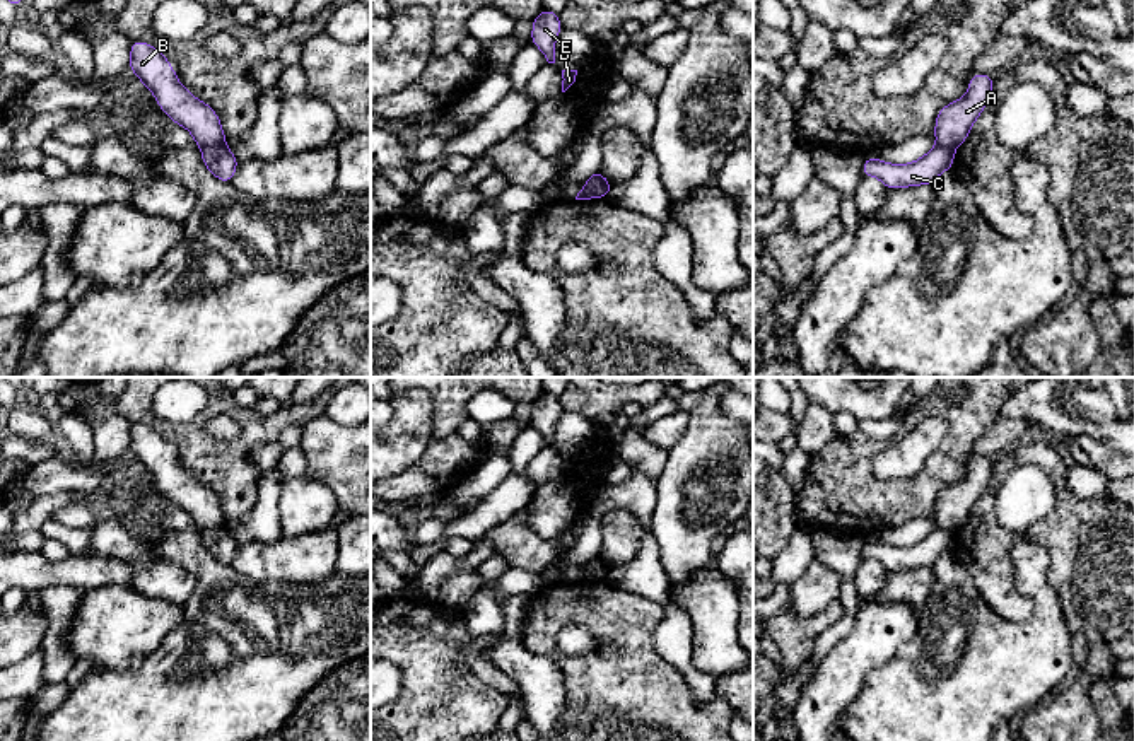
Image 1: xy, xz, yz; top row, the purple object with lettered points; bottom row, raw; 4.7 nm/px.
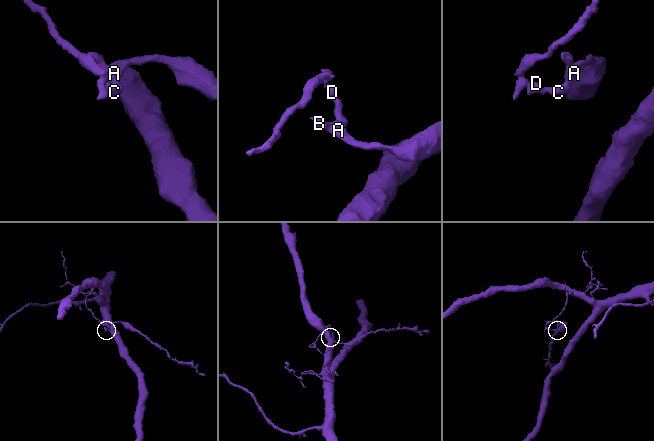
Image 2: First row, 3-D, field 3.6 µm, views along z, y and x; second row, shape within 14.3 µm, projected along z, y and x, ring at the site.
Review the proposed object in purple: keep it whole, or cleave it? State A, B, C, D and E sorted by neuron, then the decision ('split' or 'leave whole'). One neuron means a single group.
A B / C D E; split

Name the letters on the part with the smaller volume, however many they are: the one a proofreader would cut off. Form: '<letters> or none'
A, B

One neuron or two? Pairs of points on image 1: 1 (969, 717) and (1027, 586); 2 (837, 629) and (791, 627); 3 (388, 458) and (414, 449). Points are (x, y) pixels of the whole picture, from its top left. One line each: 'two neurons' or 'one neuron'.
1: one neuron
2: two neurons
3: one neuron

